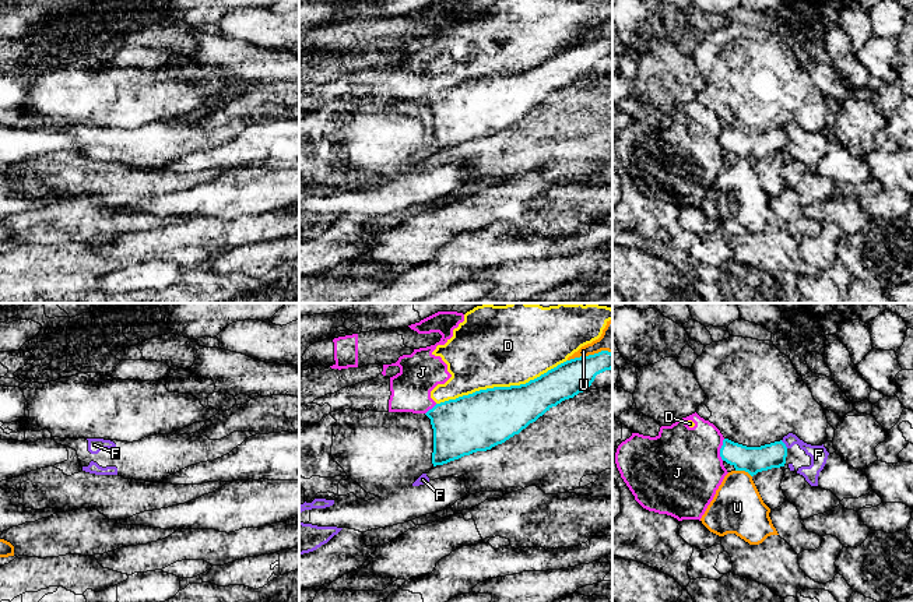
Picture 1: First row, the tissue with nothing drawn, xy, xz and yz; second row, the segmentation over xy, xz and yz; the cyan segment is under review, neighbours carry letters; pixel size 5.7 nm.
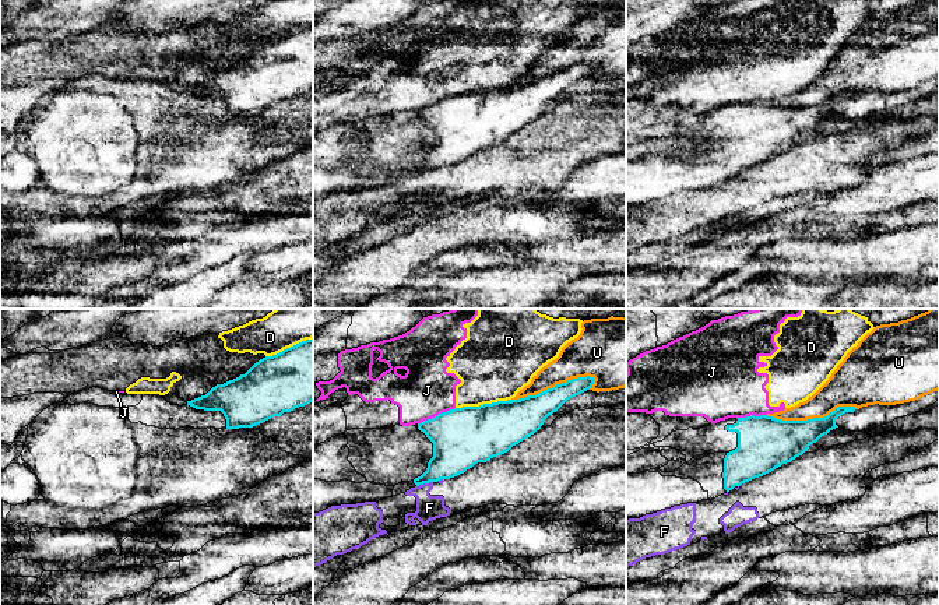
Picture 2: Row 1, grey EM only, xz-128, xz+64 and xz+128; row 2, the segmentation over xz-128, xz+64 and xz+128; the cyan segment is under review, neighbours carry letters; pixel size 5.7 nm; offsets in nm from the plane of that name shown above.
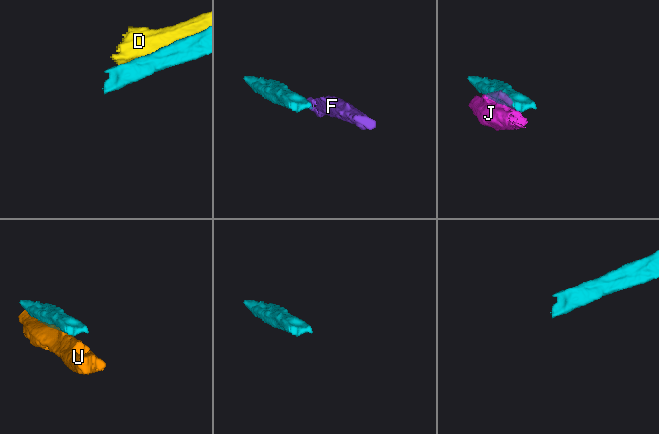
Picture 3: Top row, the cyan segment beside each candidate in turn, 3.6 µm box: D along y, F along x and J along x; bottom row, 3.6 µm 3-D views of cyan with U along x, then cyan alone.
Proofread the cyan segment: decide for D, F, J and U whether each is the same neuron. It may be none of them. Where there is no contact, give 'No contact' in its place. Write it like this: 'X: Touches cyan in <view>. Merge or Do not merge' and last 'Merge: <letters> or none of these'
D: Touches cyan in xz. Do not merge
F: Touches cyan in yz. Do not merge
J: Touches cyan in yz. Do not merge
U: Touches cyan in xz. Do not merge
Merge: none of these

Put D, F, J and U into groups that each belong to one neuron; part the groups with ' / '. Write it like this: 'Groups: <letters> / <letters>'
Groups: D J / F / U

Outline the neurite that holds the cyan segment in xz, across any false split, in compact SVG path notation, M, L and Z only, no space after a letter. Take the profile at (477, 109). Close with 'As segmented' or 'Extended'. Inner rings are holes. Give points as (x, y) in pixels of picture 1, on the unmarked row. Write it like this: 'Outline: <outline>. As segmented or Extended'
Outline: M601 38L566 47L526 71L480 77L436 91L425 101L433 116L433 154L505 130L611 56L612 41Z. As segmented

